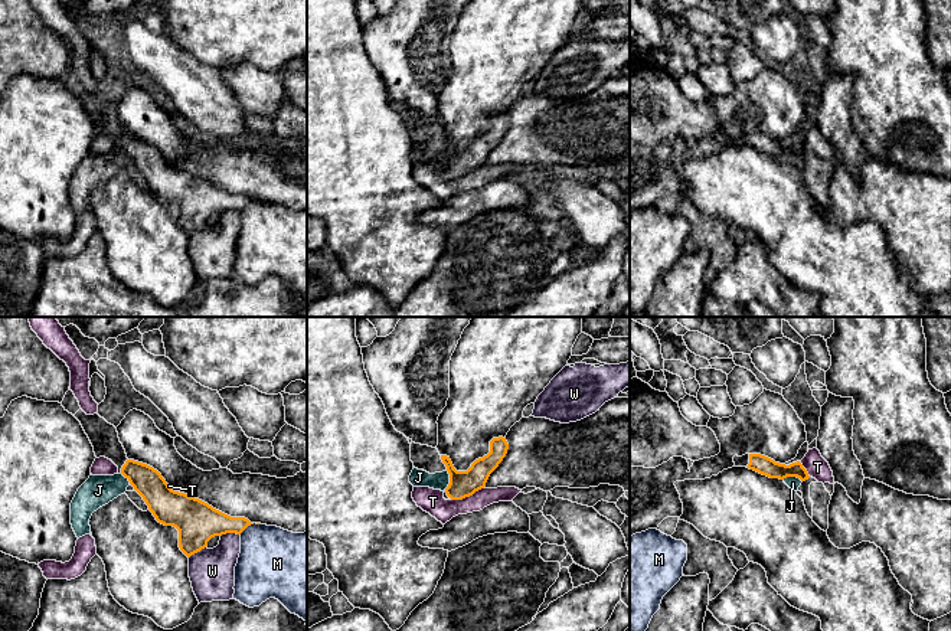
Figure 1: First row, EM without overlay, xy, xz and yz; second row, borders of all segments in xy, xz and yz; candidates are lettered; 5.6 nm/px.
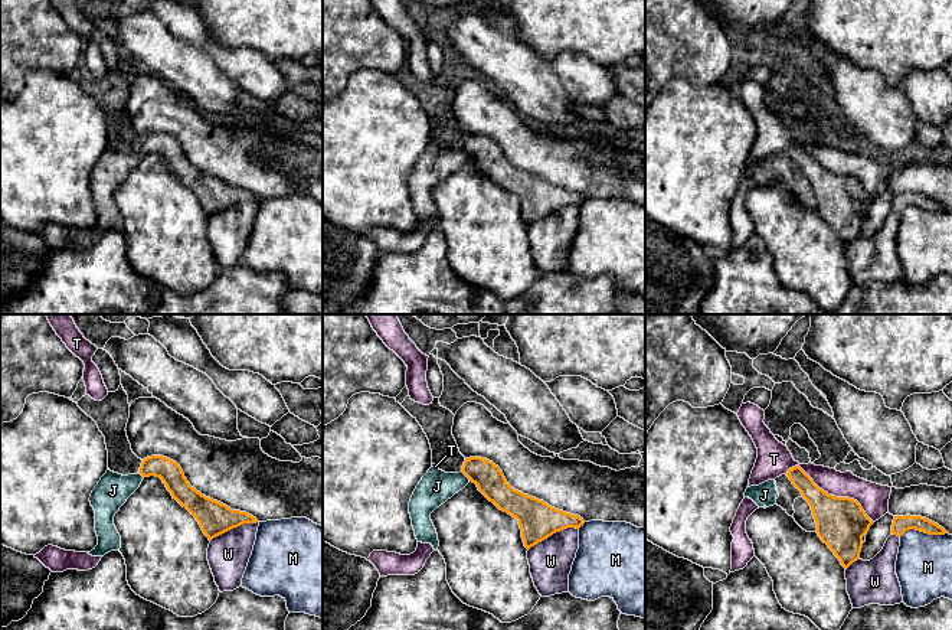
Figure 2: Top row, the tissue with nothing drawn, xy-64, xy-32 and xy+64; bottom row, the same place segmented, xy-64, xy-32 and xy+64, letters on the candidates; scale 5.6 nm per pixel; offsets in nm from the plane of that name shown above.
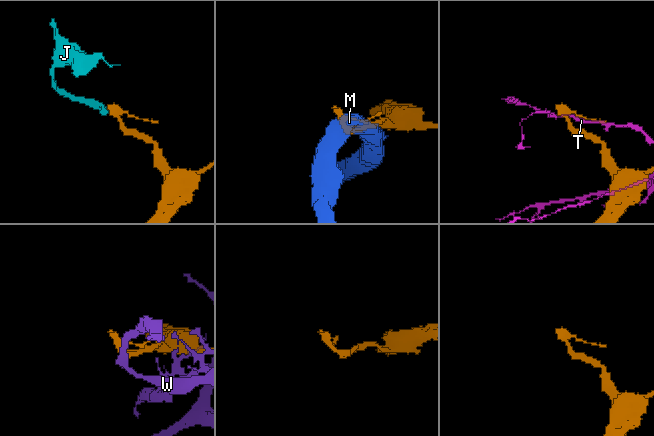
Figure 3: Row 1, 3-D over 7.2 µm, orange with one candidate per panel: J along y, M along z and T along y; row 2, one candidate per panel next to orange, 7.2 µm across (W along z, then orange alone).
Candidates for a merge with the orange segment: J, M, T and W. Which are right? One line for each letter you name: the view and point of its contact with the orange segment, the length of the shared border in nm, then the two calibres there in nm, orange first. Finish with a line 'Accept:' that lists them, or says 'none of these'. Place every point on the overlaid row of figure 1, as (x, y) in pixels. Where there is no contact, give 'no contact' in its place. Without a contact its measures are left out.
Accept: none of these

